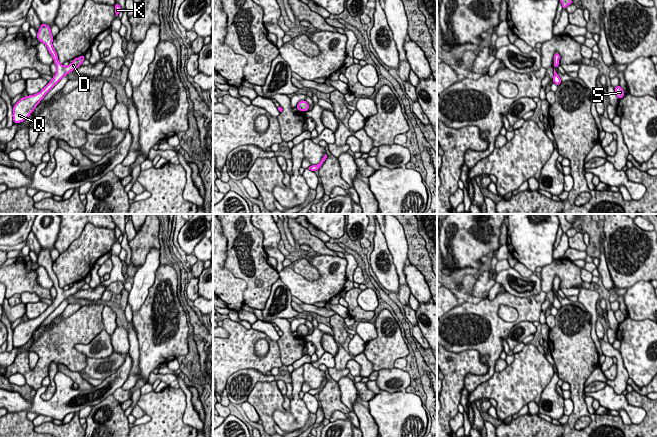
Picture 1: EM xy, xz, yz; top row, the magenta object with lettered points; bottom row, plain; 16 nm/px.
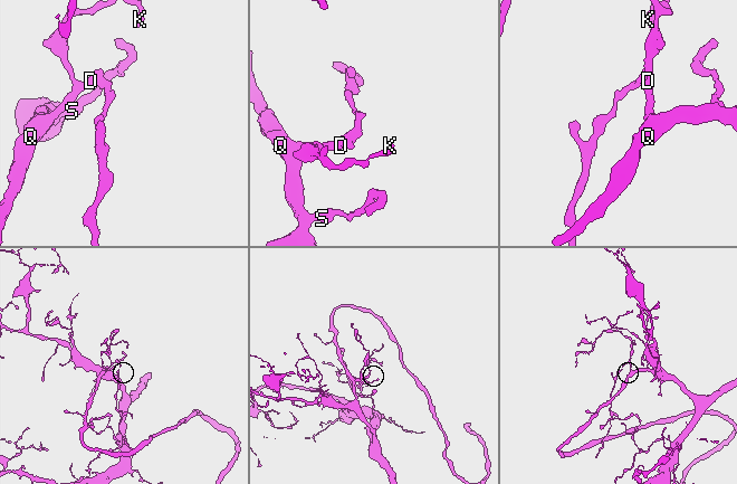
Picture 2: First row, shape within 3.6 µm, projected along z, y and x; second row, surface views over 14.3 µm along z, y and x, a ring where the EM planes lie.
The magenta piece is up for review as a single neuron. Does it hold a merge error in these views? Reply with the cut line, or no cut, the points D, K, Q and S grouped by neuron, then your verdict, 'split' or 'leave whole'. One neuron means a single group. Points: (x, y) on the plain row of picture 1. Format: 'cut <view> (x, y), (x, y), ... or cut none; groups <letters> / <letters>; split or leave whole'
cut none; groups D K Q S; leave whole

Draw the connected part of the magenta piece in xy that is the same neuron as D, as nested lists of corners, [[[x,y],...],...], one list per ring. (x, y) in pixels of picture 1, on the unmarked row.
[[[41,247],[40,253],[37,256],[37,263],[44,267],[53,281],[54,287],[56,289],[57,295],[53,300],[52,304],[48,306],[48,308],[37,318],[29,319],[27,321],[21,322],[14,330],[13,330],[13,346],[20,347],[26,344],[30,338],[34,335],[36,330],[40,327],[40,325],[44,322],[44,320],[52,313],[54,310],[69,296],[80,291],[80,289],[85,284],[84,279],[73,283],[73,286],[68,290],[64,290],[59,287],[58,280],[53,272],[52,265],[53,260],[51,258],[51,253],[49,249]]]

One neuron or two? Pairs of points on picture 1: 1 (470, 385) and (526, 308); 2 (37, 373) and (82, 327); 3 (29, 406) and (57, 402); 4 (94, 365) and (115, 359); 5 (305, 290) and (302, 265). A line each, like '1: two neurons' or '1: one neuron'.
1: one neuron
2: one neuron
3: one neuron
4: one neuron
5: two neurons

